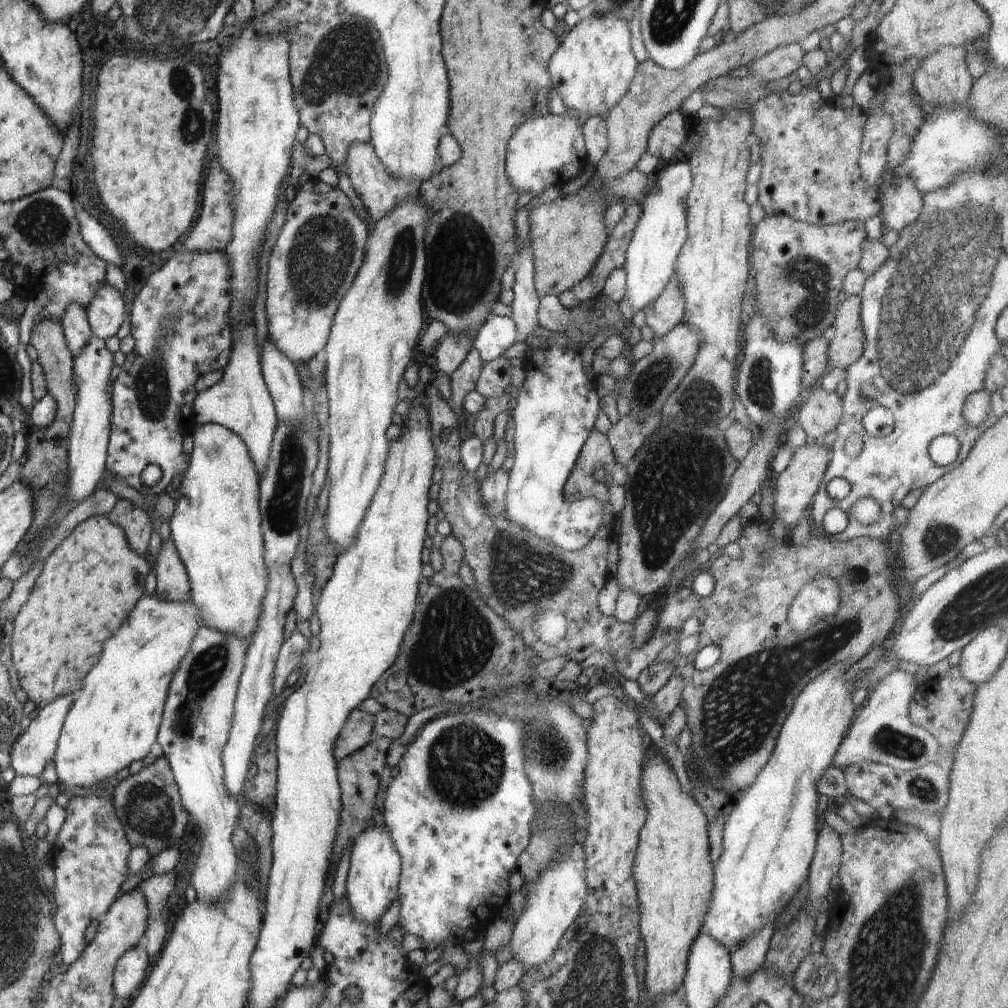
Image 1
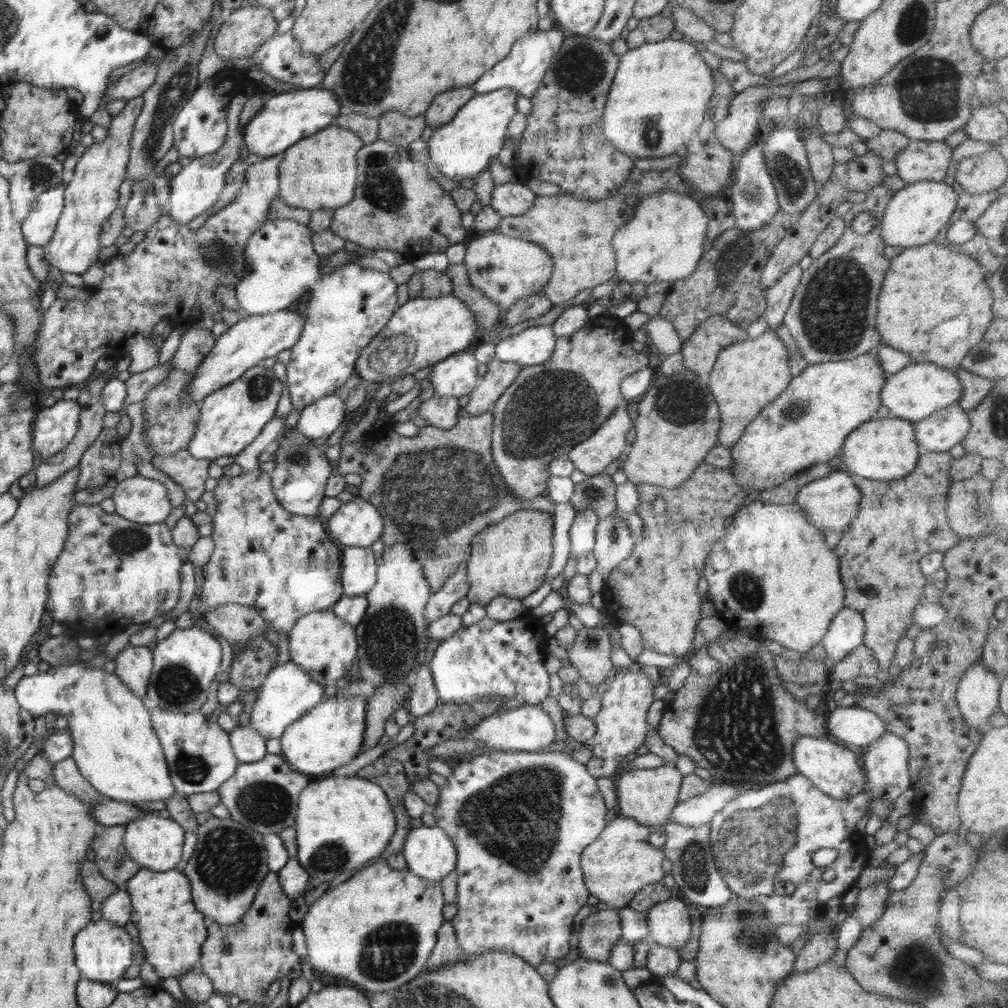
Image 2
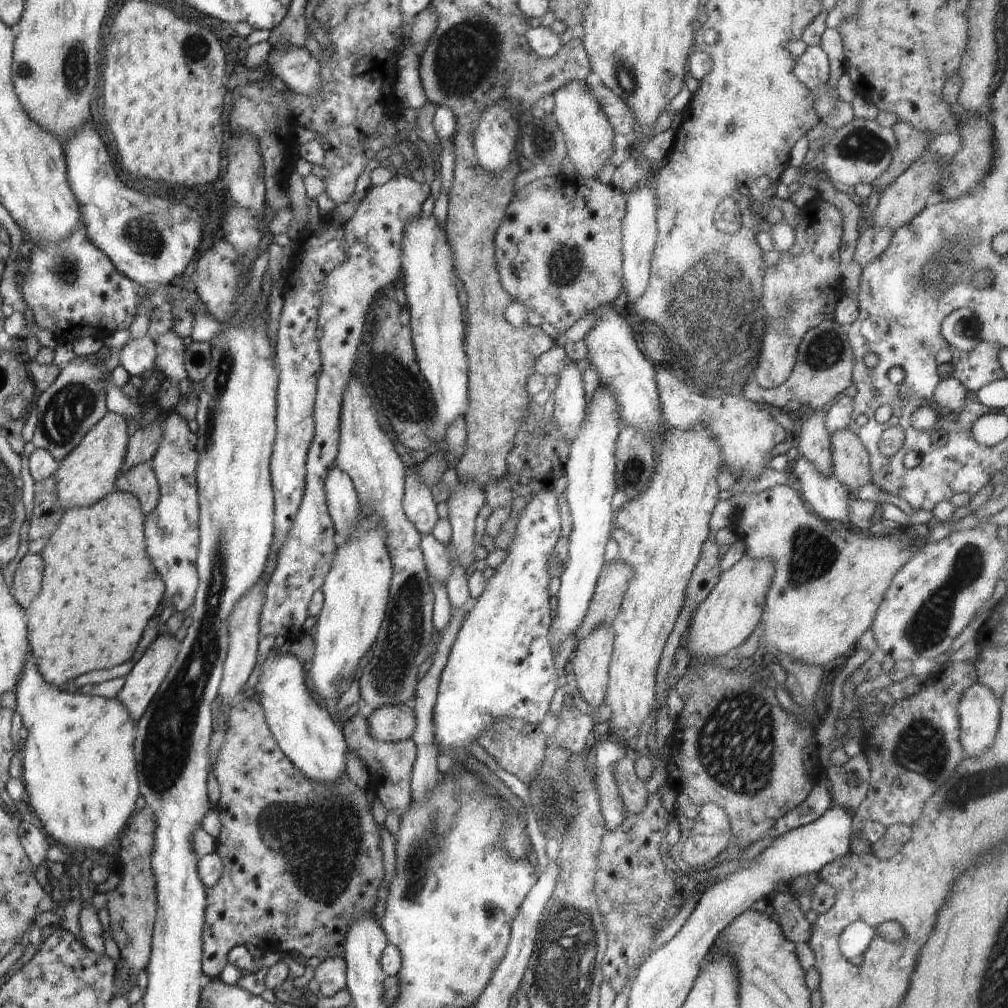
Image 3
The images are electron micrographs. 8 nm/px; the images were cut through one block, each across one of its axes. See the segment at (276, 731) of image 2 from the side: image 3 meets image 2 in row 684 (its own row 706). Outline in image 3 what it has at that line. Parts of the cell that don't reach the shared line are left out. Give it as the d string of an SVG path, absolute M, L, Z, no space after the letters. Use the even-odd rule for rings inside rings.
M270 651L260 668L258 682L252 692L260 692L267 725L283 753L309 779L329 785L346 773L346 744L343 732L318 705L317 697L309 688L306 665L290 653Z

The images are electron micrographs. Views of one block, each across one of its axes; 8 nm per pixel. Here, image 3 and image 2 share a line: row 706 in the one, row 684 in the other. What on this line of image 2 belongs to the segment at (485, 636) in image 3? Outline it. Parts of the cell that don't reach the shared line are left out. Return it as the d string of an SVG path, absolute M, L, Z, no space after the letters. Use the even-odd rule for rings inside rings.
M529 613L508 621L485 617L476 624L459 628L440 642L428 663L440 704L500 695L510 700L519 696L528 705L540 705L550 694L549 672L543 659L548 633L543 620Z

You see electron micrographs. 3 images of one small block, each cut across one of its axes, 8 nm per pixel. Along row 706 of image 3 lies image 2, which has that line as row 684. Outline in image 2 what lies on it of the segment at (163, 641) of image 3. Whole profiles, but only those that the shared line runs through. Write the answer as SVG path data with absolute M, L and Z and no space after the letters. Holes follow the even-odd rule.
M128 644L115 658L116 674L132 692L142 697L152 678L153 653L145 646Z

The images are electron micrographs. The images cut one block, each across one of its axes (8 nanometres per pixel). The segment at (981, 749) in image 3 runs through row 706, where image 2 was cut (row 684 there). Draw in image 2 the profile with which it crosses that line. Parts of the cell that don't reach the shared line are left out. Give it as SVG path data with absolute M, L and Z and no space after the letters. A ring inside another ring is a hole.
M982 660L974 661L958 683L957 707L965 721L982 734L992 728L990 716L998 713L1000 685L997 674Z

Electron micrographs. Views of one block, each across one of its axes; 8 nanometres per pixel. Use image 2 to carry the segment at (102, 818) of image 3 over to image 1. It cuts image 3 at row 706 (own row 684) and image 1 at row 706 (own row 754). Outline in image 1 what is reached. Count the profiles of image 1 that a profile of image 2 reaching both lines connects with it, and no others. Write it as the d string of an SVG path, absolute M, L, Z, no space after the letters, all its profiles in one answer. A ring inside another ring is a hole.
M155 592L138 602L134 618L130 618L130 622L122 626L122 634L114 634L114 638L110 638L110 646L106 646L106 654L102 654L98 670L94 670L94 674L86 678L86 686L78 691L72 708L65 717L53 760L60 786L64 789L70 786L70 790L94 788L102 781L110 780L108 776L114 776L118 770L130 766L134 760L146 758L152 744L157 742L170 681L190 650L195 633L202 627L206 627L205 622L191 592L185 601L167 601Z

